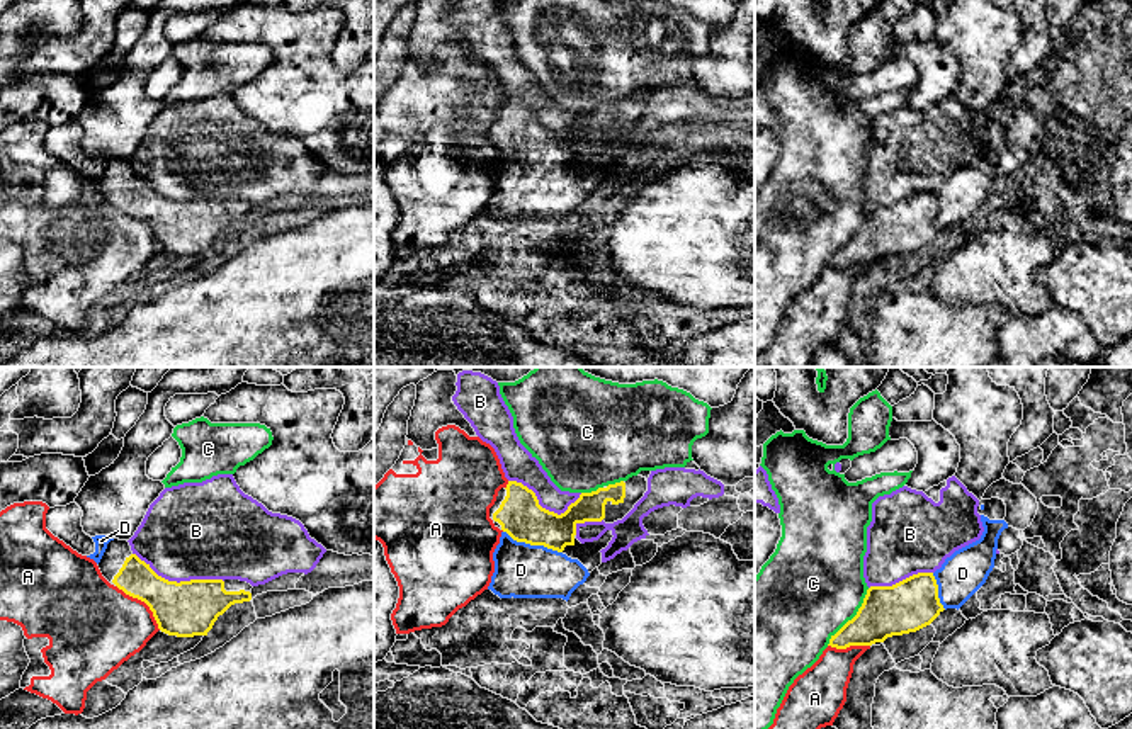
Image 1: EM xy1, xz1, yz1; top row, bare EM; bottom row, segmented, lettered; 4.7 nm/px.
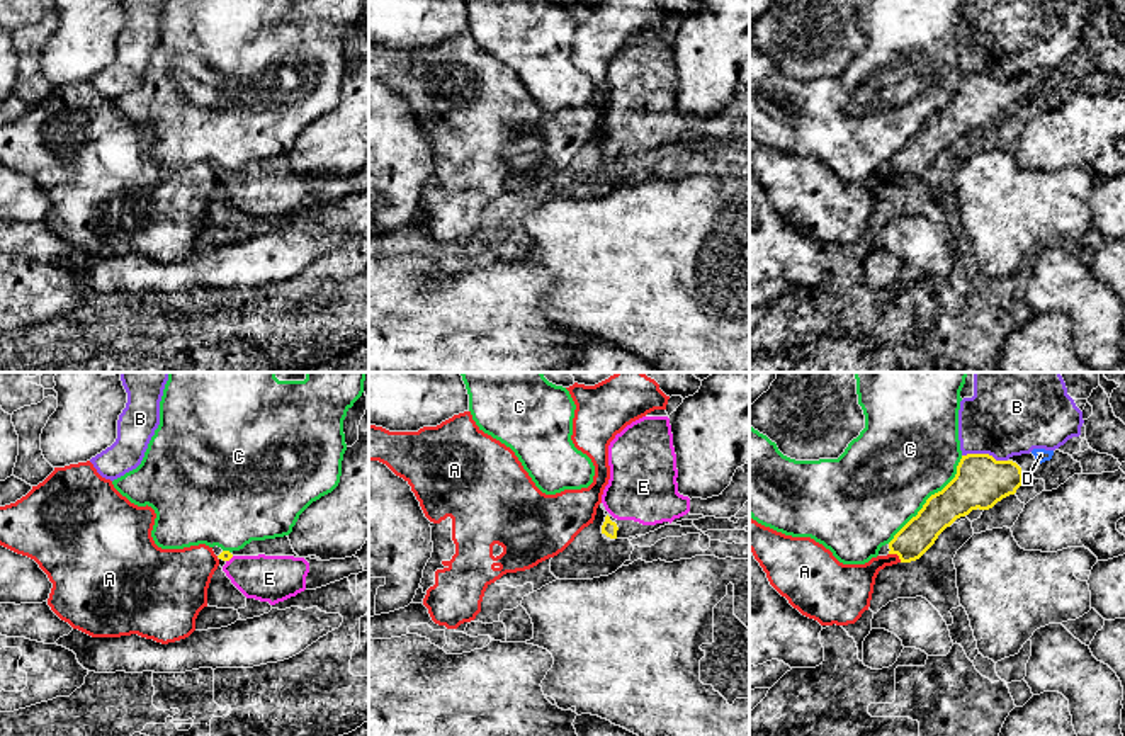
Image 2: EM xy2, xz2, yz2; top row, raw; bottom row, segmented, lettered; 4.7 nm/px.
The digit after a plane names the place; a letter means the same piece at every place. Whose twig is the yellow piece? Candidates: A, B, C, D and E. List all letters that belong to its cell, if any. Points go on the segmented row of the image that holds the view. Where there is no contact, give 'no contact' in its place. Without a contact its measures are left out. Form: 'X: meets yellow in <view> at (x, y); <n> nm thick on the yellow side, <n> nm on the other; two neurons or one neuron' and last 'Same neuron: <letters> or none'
A: meets yellow in xy1 at (143, 600); 260 nm thick on the yellow side, 400 nm on the other; two neurons
B: meets yellow in xy1 at (181, 582); 260 nm thick on the yellow side, 460 nm on the other; two neurons
C: meets yellow in yz2 at (928, 498); 220 nm thick on the yellow side, 480 nm on the other; two neurons
D: meets yellow in xz1 at (532, 544); 200 nm thick on the yellow side, 260 nm on the other; one neuron
E: meets yellow in xy2 at (230, 558); 50 nm thick on the yellow side, 220 nm on the other; one neuron
Same neuron: D, E

